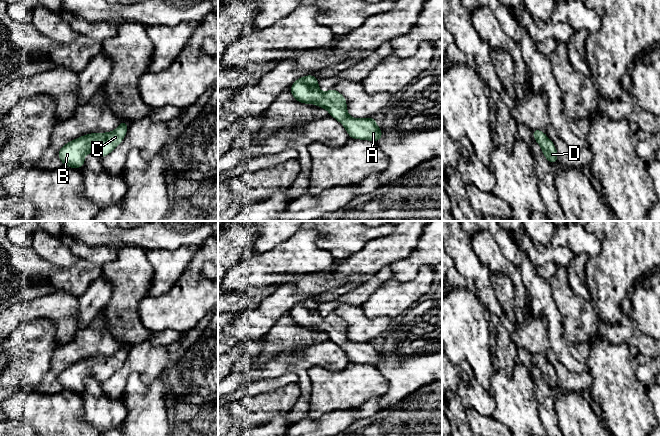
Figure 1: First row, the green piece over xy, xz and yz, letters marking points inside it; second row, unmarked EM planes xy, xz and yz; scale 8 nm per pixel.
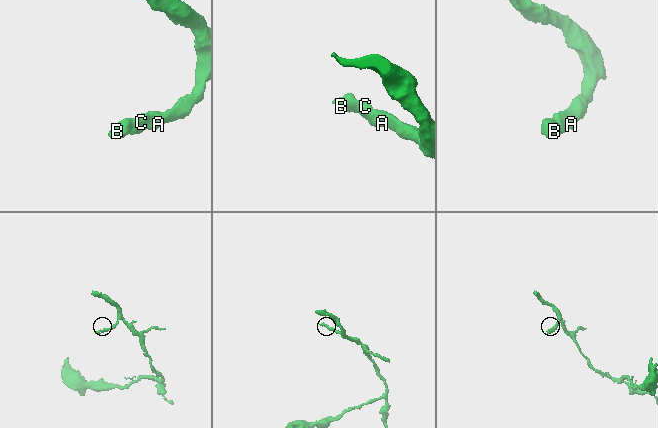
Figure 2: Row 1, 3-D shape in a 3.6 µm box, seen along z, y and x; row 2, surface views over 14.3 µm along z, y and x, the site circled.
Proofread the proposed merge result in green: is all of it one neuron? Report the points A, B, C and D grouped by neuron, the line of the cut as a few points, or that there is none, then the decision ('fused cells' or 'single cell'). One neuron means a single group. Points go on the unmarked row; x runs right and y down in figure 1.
groups A B C D; cut none; single cell

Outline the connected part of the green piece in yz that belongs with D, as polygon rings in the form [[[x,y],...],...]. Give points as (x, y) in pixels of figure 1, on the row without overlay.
[[[532,353],[535,365],[541,370],[544,381],[551,387],[558,386],[558,377],[554,367],[542,354]]]

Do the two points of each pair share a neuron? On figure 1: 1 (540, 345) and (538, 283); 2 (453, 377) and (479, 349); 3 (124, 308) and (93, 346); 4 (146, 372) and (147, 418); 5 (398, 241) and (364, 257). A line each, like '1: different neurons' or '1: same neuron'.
1: different neurons
2: different neurons
3: different neurons
4: different neurons
5: same neuron

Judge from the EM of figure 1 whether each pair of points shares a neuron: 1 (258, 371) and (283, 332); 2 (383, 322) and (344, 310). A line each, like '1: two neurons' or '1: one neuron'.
1: two neurons
2: one neuron

